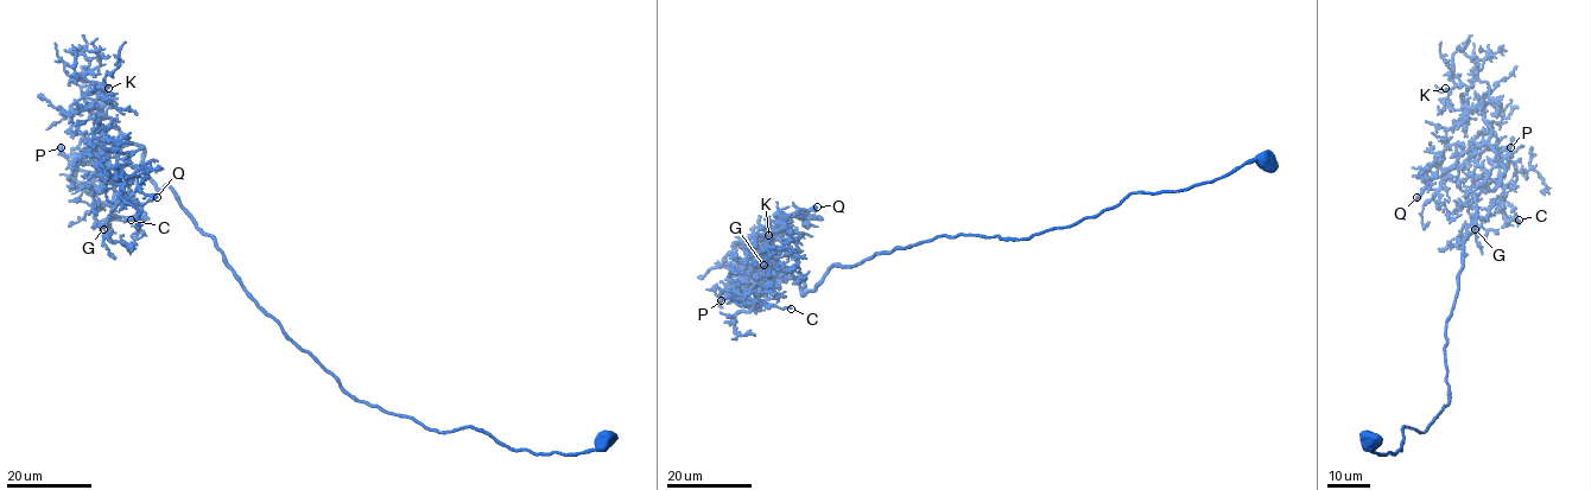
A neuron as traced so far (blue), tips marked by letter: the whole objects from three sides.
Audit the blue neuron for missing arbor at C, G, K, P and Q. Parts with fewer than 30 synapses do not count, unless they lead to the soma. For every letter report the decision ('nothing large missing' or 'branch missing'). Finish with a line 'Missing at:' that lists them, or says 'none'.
C: nothing large missing
G: nothing large missing
K: nothing large missing
P: nothing large missing
Q: nothing large missing
Missing at: none

